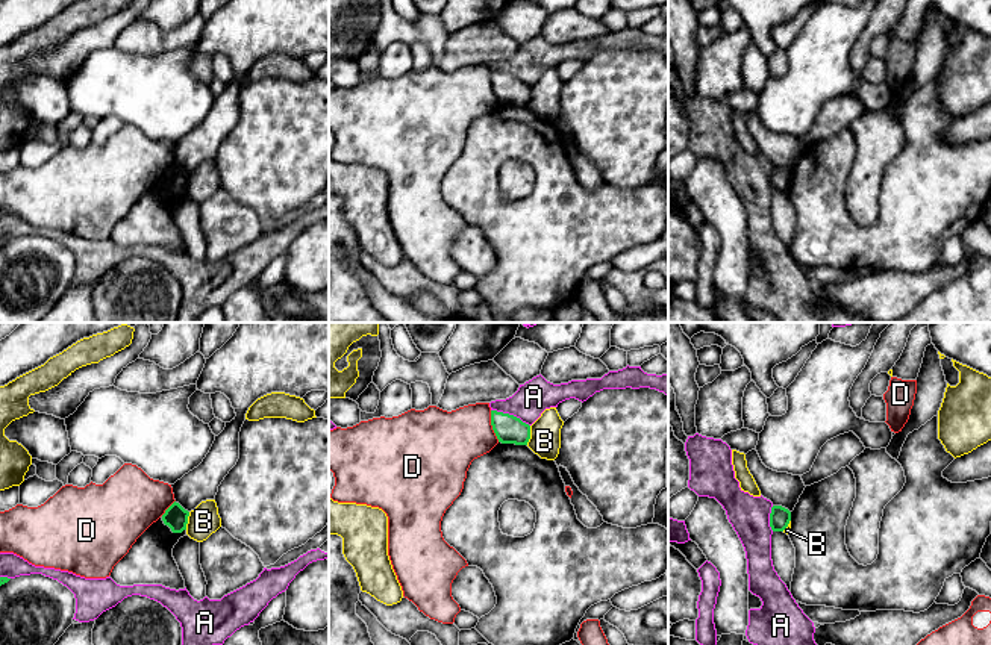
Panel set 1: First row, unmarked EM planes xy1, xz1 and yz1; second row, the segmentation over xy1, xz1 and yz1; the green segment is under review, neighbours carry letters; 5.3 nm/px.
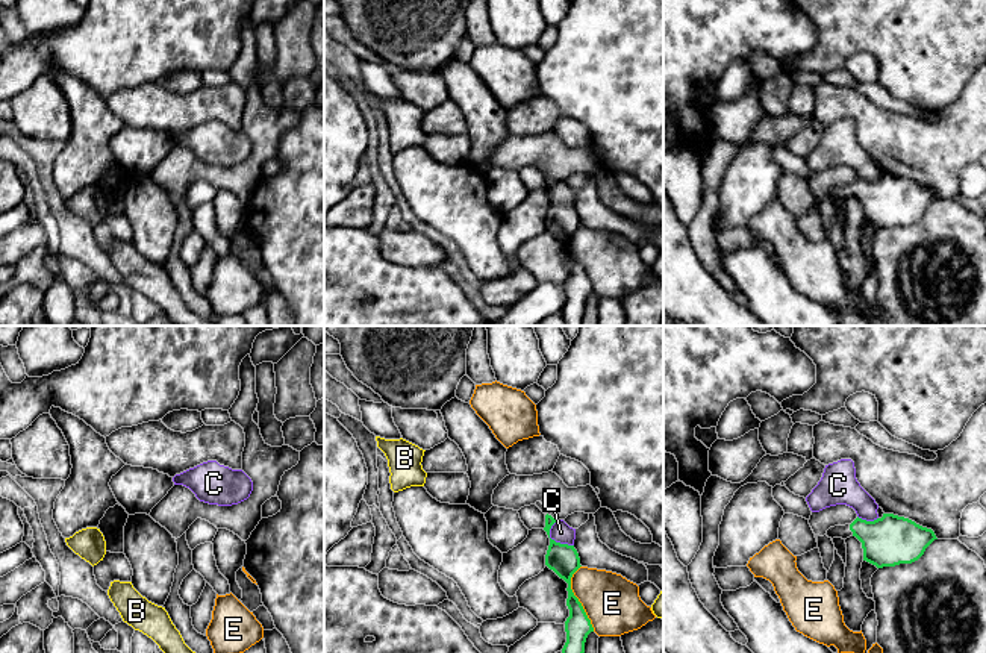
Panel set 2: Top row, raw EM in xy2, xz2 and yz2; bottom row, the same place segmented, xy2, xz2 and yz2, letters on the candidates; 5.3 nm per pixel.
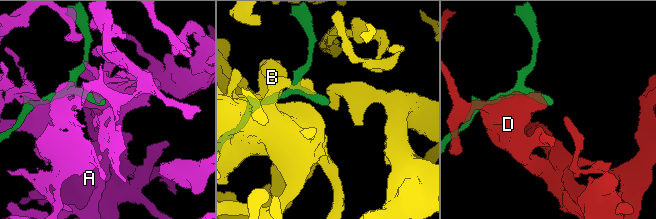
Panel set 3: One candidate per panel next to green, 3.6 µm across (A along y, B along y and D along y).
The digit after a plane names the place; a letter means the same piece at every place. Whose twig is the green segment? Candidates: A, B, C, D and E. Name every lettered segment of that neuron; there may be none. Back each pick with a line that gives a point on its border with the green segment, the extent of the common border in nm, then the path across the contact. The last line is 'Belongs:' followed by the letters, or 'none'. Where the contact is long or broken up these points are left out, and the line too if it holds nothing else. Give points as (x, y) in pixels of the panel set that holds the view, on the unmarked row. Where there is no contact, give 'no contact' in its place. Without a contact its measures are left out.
Belongs: none

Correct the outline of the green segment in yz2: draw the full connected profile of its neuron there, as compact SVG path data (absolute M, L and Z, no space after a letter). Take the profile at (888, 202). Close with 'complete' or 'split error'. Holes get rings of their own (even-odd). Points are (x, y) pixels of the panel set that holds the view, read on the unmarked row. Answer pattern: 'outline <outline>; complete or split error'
outline M894 174L866 182L856 179L851 185L830 188L828 198L856 197L862 203L863 221L877 229L912 224L938 200L931 189Z; split error

